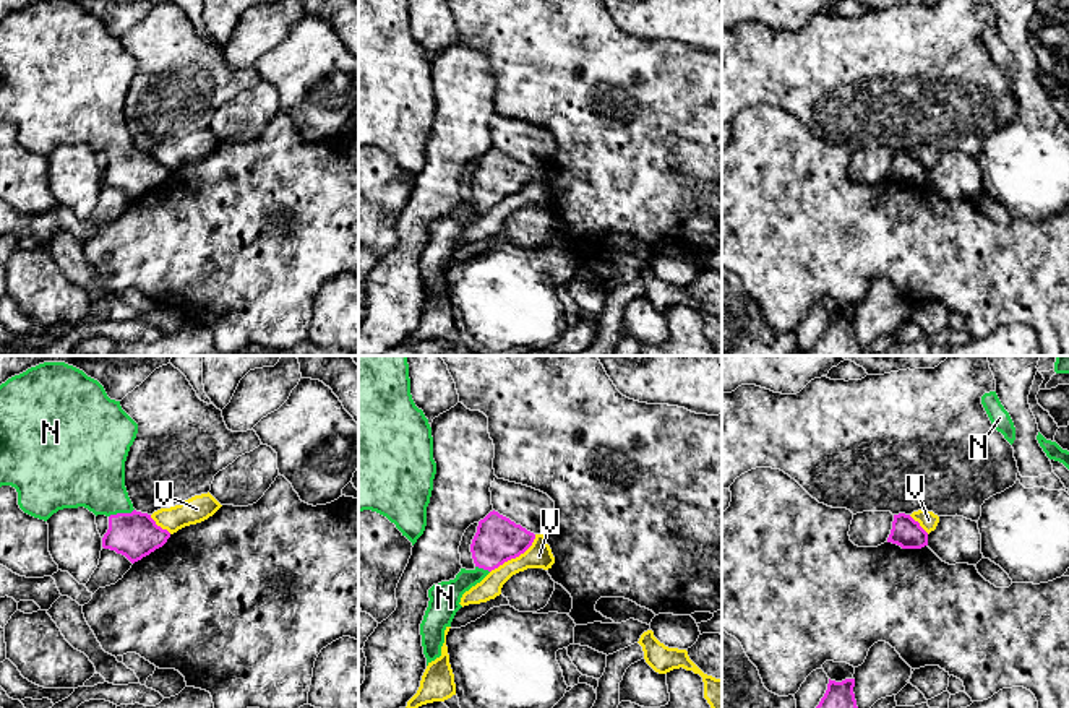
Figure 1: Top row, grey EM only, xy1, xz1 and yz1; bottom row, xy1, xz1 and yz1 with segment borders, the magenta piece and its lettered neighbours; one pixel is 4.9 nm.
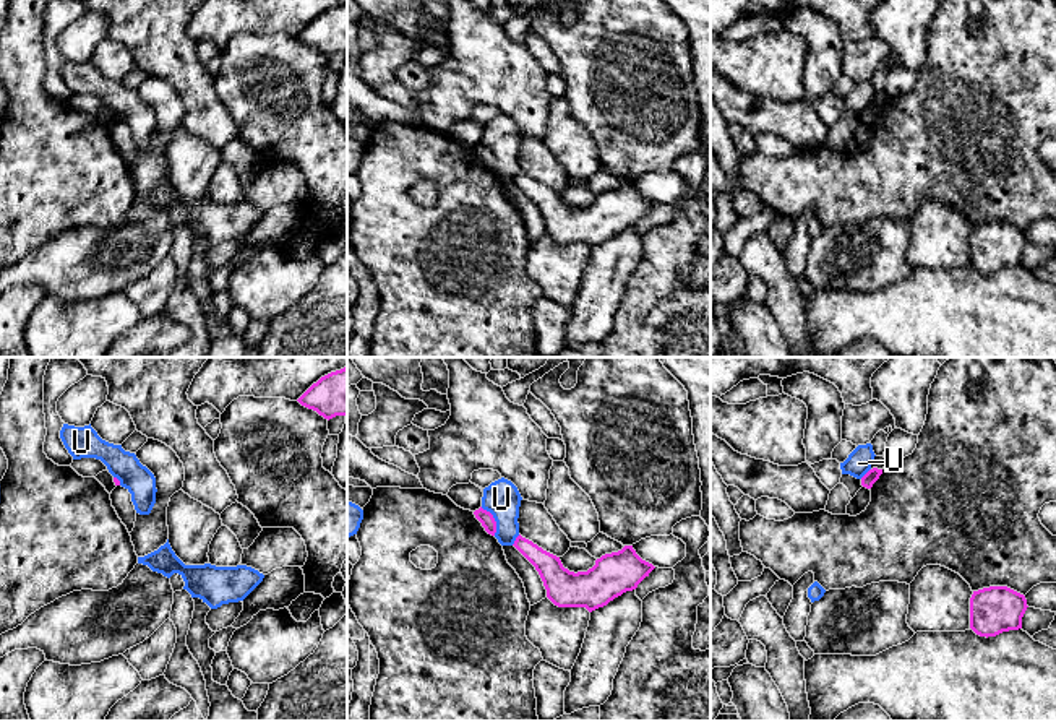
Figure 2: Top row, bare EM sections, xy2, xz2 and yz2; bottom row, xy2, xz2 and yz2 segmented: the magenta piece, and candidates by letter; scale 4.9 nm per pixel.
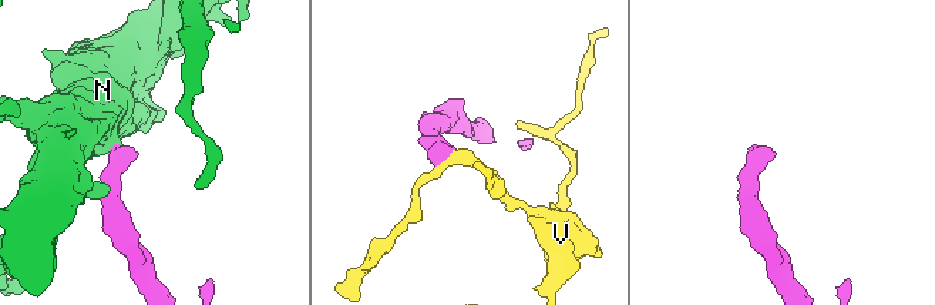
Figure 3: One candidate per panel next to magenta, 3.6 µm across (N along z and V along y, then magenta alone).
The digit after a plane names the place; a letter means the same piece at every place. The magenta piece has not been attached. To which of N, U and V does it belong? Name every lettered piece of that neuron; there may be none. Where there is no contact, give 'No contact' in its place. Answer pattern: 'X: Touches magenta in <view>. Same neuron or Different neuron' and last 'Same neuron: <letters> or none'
N: Touches magenta in xy1. Same neuron
U: Touches magenta in xz2. Different neuron
V: Touches magenta in xz1. Different neuron
Same neuron: N

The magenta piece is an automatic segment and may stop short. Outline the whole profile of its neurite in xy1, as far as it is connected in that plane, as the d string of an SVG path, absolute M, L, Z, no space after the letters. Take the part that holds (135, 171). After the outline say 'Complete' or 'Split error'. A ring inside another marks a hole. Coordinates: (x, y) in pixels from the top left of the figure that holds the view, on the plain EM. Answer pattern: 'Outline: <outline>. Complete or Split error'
Outline: M39 0L36 3L28 5L26 8L8 15L0 21L0 123L11 122L18 128L18 141L19 145L39 156L47 158L54 149L63 145L78 145L84 143L89 148L97 151L105 151L109 154L109 166L102 174L102 183L115 187L117 190L125 192L131 200L141 196L149 192L156 185L162 183L170 169L156 161L156 158L148 149L136 148L128 133L125 123L125 97L138 70L138 60L122 45L120 37L110 36L104 26L104 23L88 13L83 6L68 2L68 0Z. Split error

